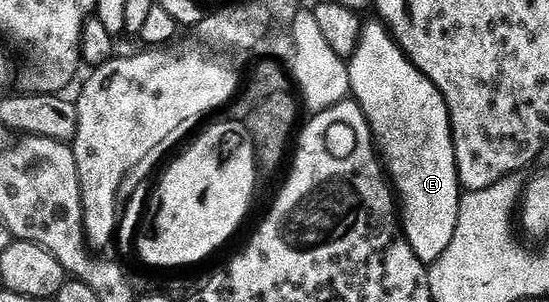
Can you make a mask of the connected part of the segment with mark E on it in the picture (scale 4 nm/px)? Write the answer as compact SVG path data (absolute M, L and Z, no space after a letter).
M367 21L363 25L358 47L348 59L350 94L370 122L374 145L400 203L402 232L412 252L416 252L420 261L429 264L444 256L448 244L452 244L452 236L458 223L460 183L454 155L454 137L450 131L450 109L446 106L444 96L413 66L405 52L400 49L394 35L381 21L373 21Z

